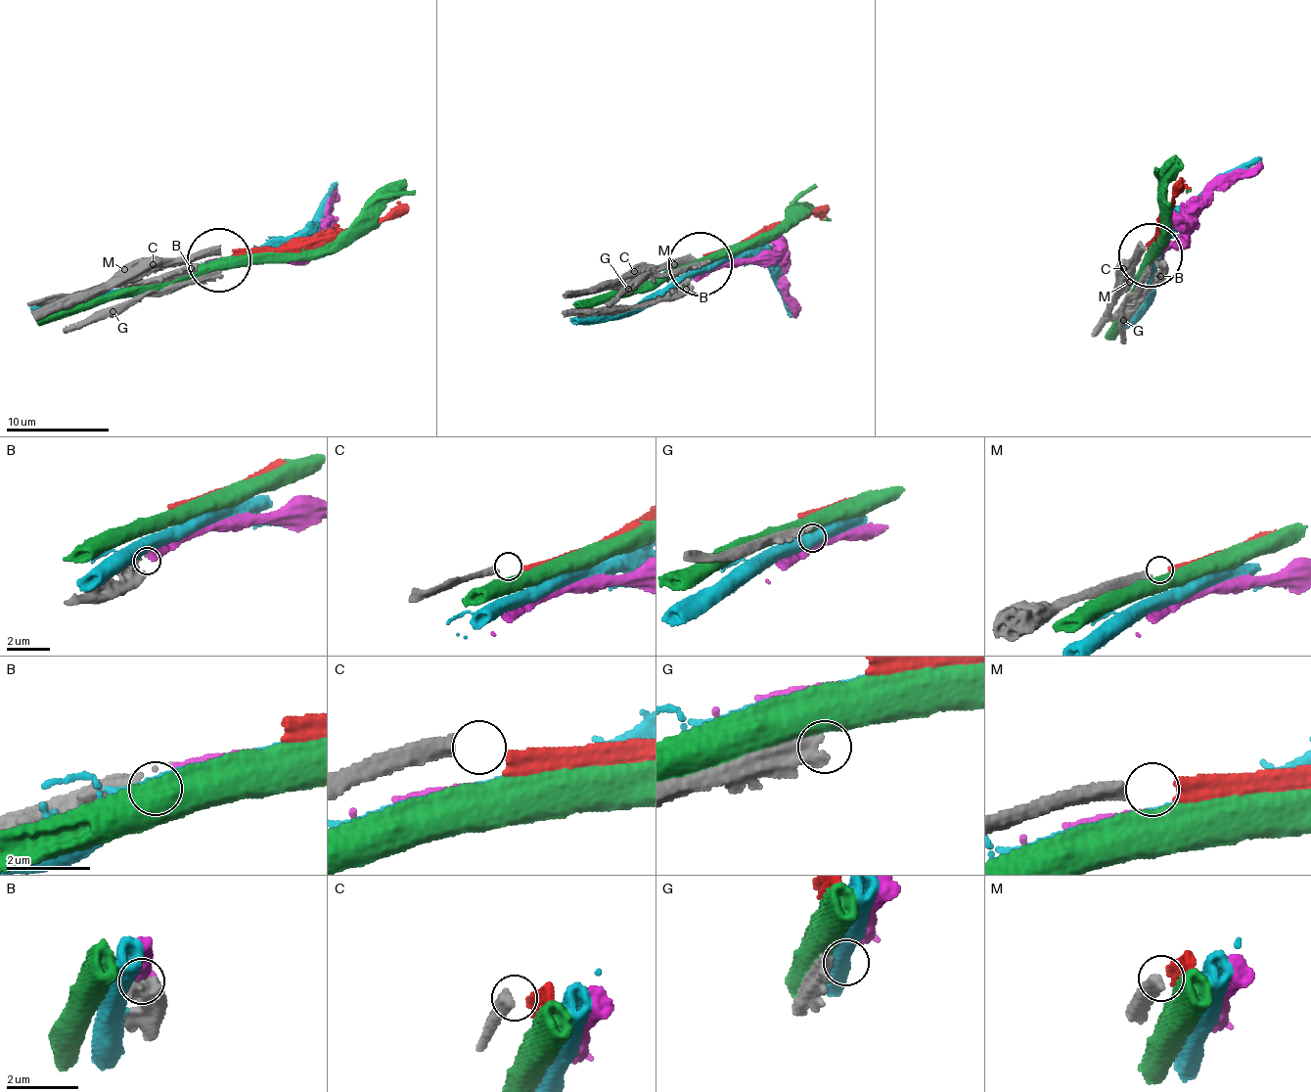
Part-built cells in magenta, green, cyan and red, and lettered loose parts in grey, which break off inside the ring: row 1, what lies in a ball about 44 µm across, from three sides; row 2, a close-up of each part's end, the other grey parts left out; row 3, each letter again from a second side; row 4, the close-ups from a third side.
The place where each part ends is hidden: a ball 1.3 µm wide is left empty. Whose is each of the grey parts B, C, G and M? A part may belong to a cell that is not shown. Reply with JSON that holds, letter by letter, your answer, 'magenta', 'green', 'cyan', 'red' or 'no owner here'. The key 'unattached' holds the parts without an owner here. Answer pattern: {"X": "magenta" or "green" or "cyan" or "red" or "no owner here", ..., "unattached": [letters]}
{"B": "magenta", "C": "no owner here", "G": "no owner here", "M": "red", "unattached": ["C", "G"]}

